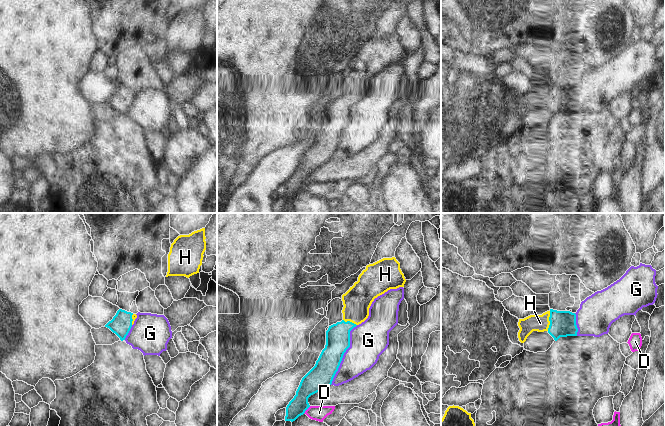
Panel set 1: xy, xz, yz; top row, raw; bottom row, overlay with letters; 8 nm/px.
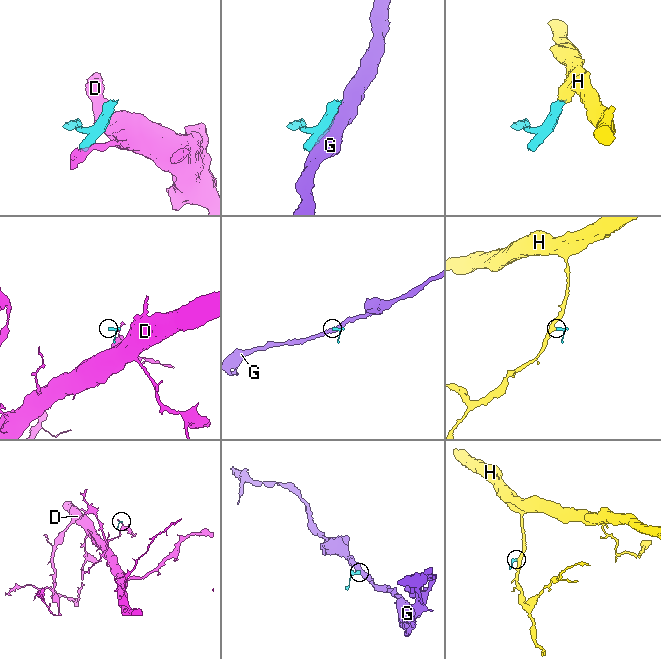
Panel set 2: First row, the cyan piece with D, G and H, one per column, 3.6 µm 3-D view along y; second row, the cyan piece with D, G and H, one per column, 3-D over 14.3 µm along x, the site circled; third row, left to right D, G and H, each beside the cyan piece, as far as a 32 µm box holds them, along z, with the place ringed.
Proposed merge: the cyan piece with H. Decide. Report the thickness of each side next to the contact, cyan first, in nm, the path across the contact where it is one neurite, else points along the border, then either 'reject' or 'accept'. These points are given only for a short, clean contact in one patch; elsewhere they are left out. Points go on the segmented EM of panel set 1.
200 nm thick on the cyan side, 140 nm on the other; runs through yz (562, 323), (549, 320), (540, 323); accept

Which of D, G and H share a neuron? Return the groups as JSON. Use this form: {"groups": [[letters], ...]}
{"groups": [["D"], ["G"], ["H"]]}

